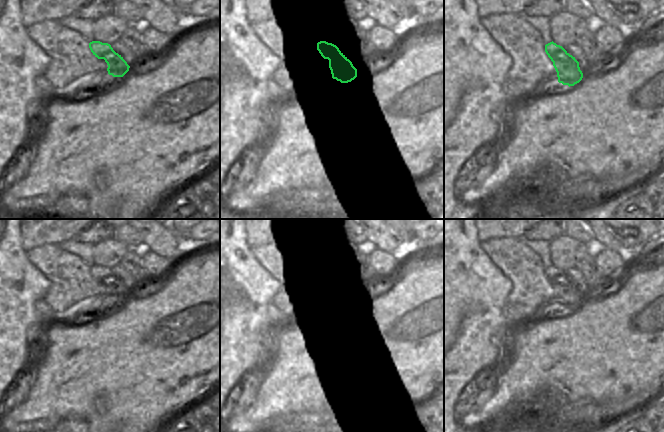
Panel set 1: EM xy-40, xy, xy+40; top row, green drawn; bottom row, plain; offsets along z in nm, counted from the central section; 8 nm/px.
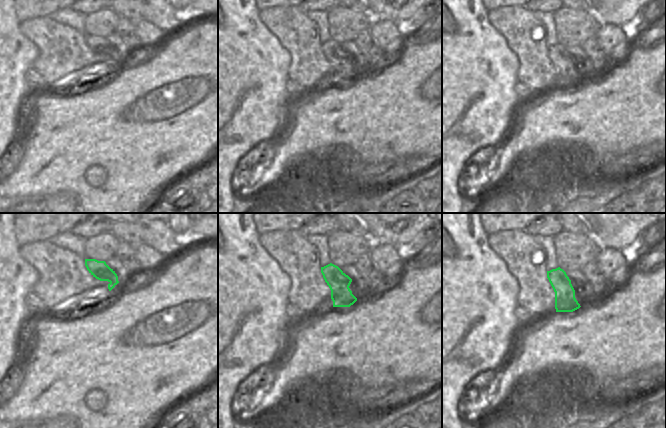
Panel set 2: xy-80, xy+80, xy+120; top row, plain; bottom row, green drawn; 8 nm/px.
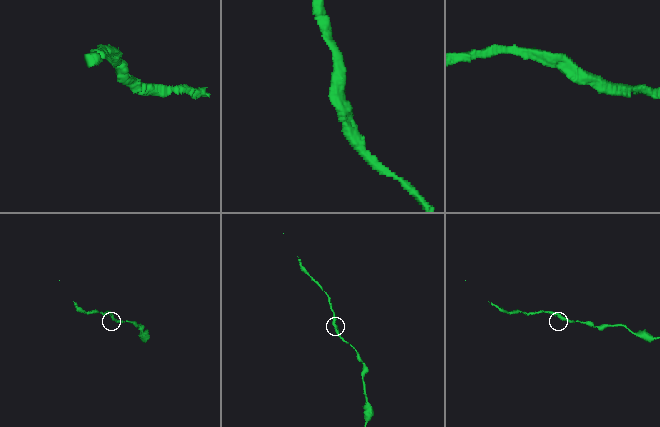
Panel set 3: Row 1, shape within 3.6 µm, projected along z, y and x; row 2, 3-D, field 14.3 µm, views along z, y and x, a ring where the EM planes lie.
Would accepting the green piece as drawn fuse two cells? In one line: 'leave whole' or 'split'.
leave whole

